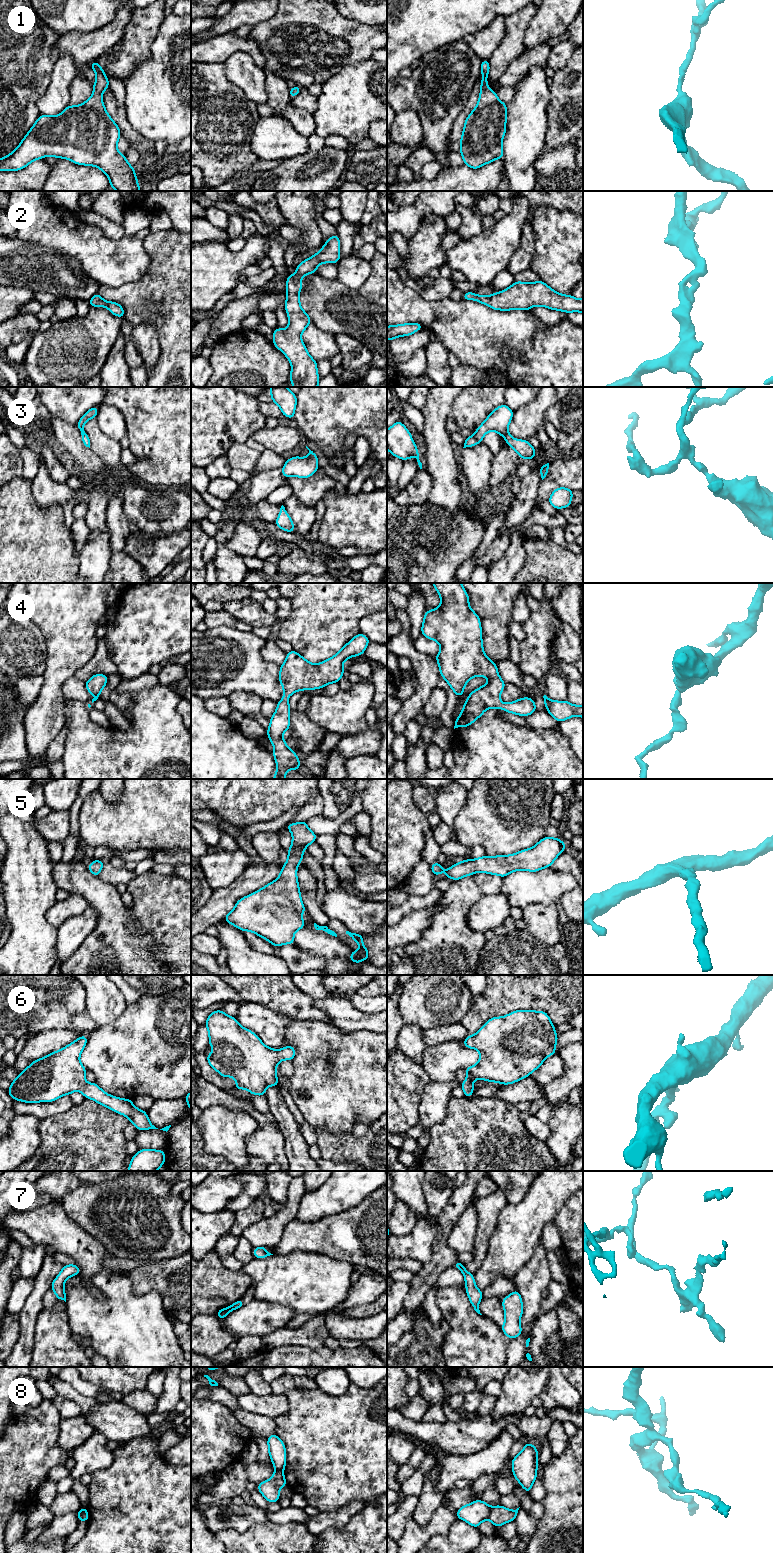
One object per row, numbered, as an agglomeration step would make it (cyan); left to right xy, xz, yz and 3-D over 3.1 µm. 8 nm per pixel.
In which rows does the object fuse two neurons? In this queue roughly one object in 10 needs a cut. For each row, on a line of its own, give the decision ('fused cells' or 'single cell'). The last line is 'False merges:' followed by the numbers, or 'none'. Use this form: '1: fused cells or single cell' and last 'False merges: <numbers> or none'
1: single cell
2: single cell
3: single cell
4: single cell
5: single cell
6: single cell
7: single cell
8: fused cells
False merges: 8

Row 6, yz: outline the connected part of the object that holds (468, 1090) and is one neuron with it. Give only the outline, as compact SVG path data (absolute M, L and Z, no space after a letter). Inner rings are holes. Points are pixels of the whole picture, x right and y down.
M516 1010L503 1017L489 1019L475 1035L468 1035L463 1041L464 1047L480 1052L478 1063L464 1068L467 1078L460 1086L465 1097L473 1095L472 1086L476 1079L508 1085L528 1077L548 1056L556 1053L557 1040L555 1026L544 1011Z

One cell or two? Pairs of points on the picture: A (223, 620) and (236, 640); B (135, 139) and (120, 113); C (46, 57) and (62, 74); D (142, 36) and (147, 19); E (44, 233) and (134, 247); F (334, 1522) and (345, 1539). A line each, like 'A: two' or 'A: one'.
A: two
B: one
C: two
D: one
E: one
F: two

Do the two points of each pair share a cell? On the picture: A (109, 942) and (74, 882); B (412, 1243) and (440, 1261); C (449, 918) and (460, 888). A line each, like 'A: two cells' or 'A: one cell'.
A: one cell
B: two cells
C: one cell

